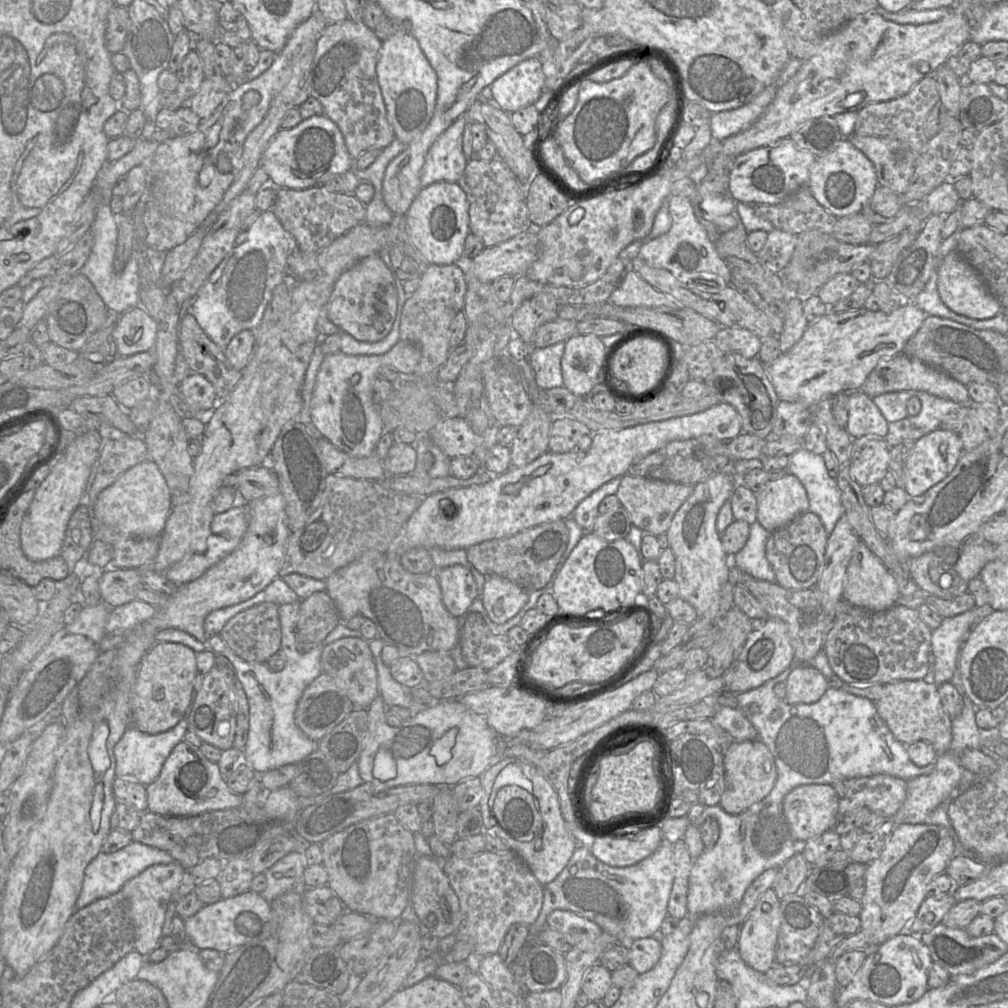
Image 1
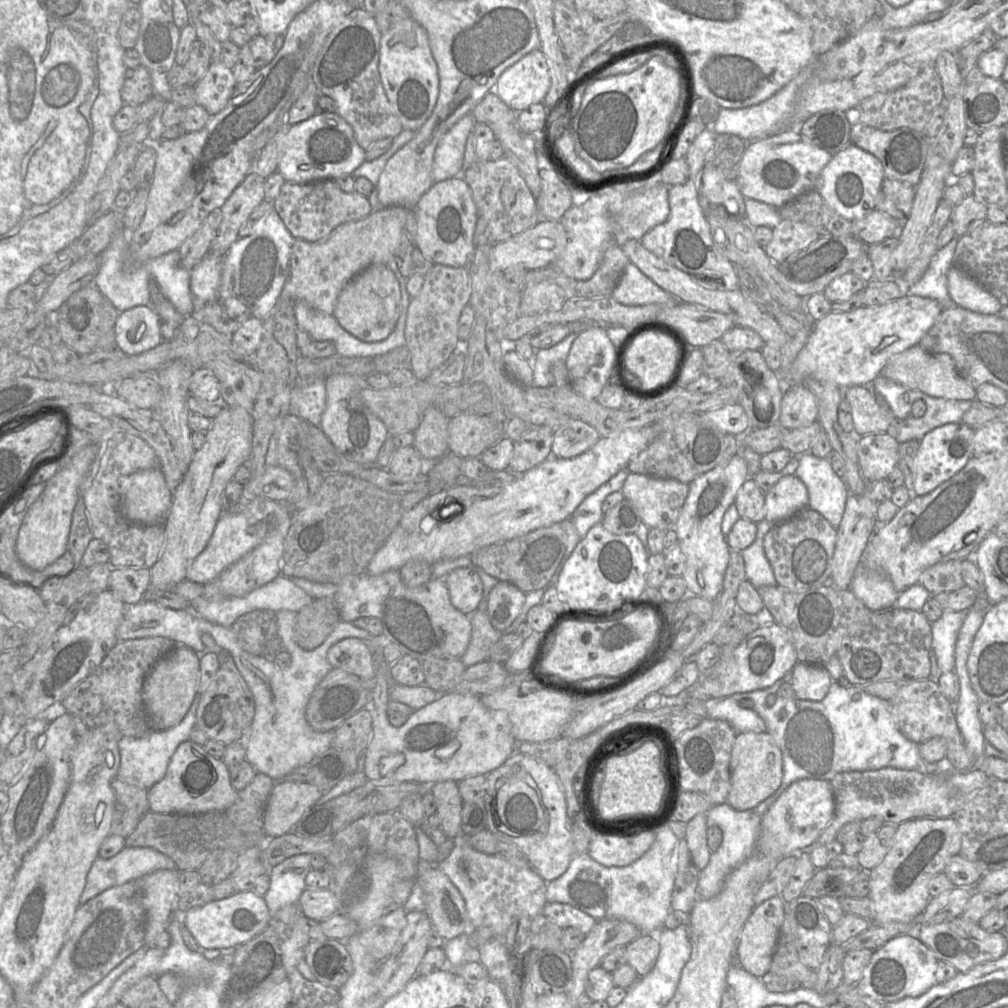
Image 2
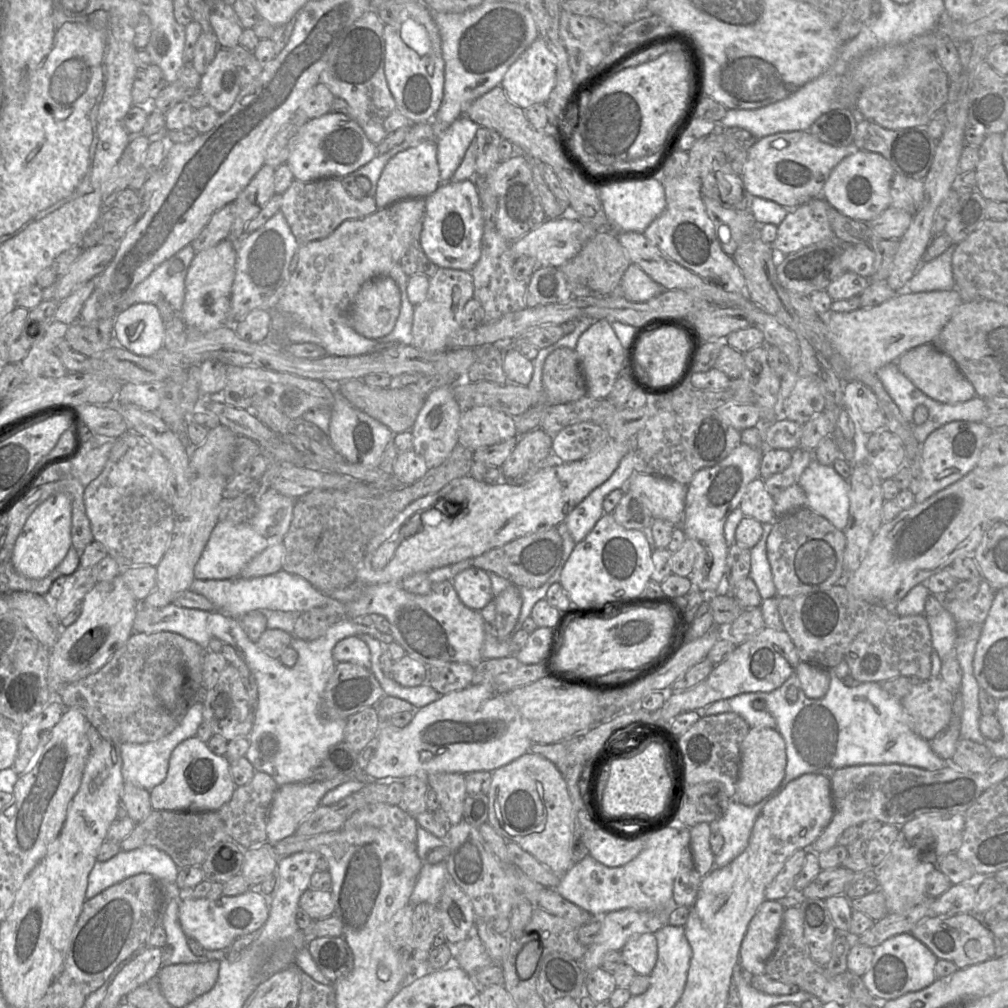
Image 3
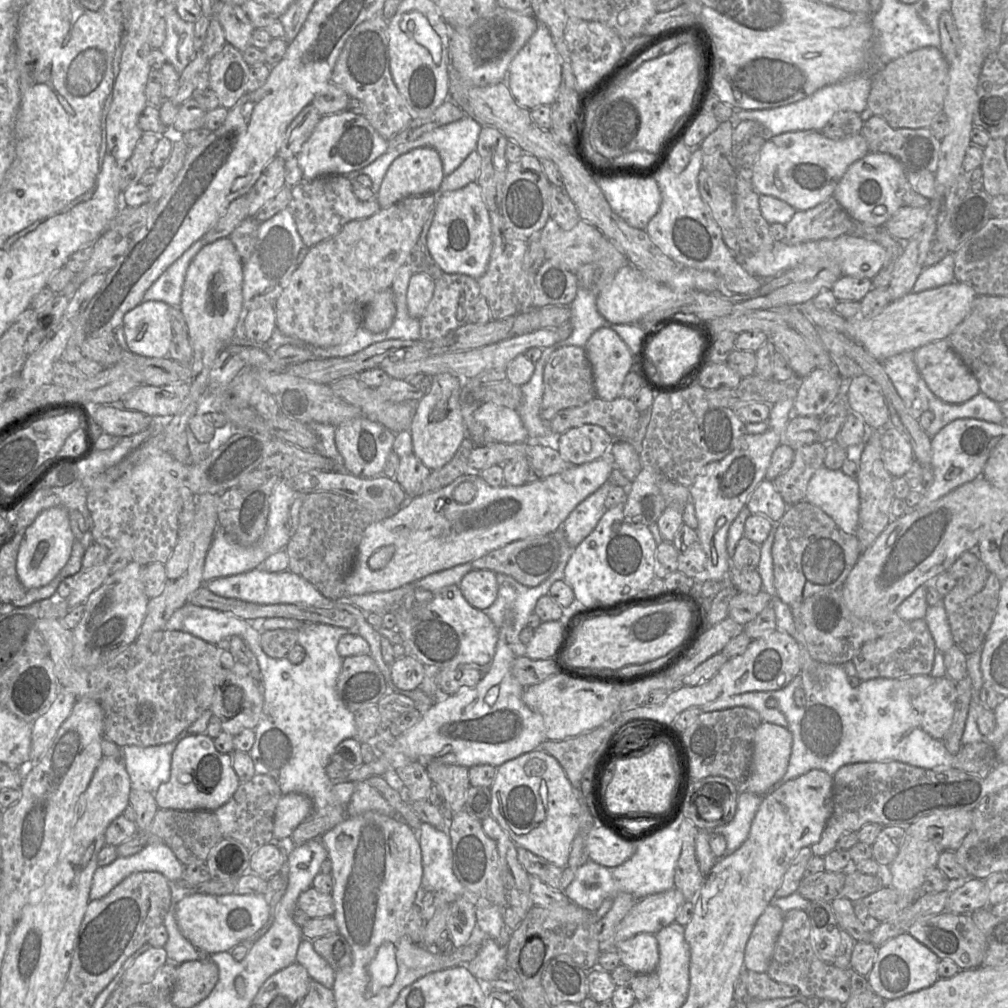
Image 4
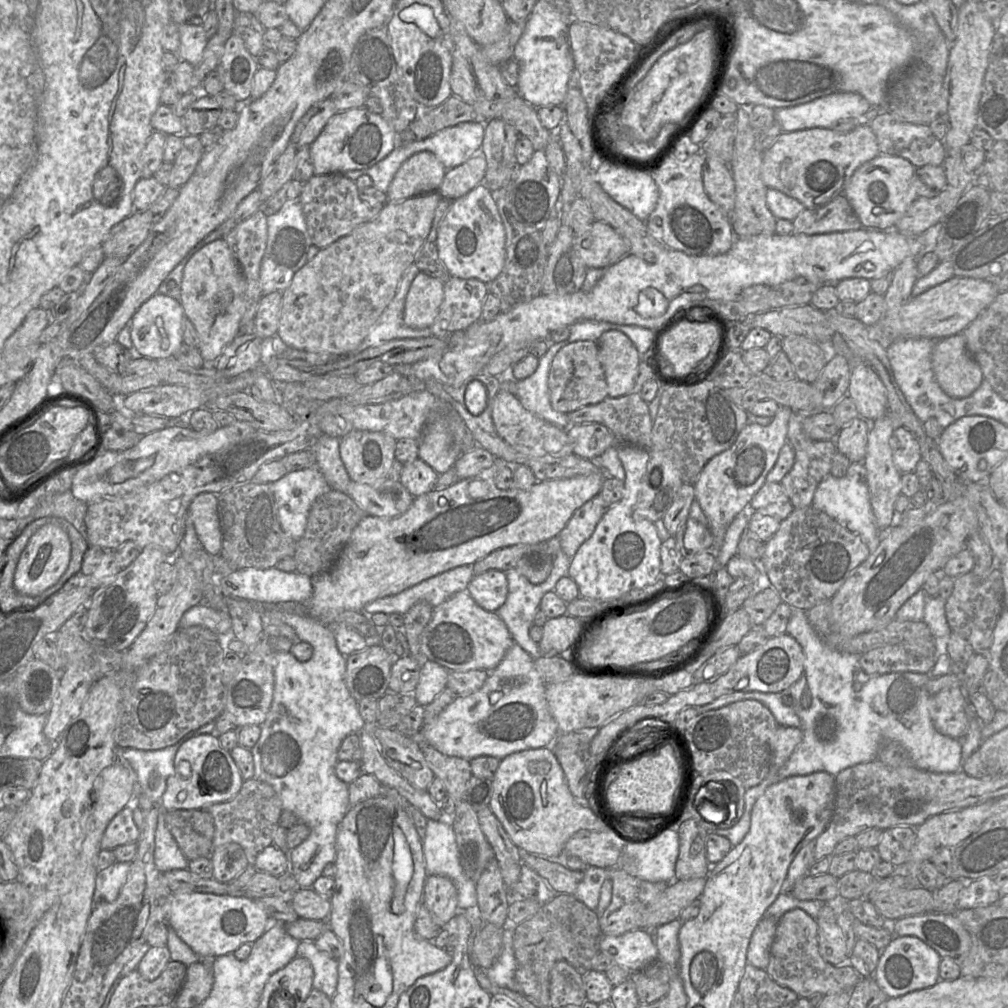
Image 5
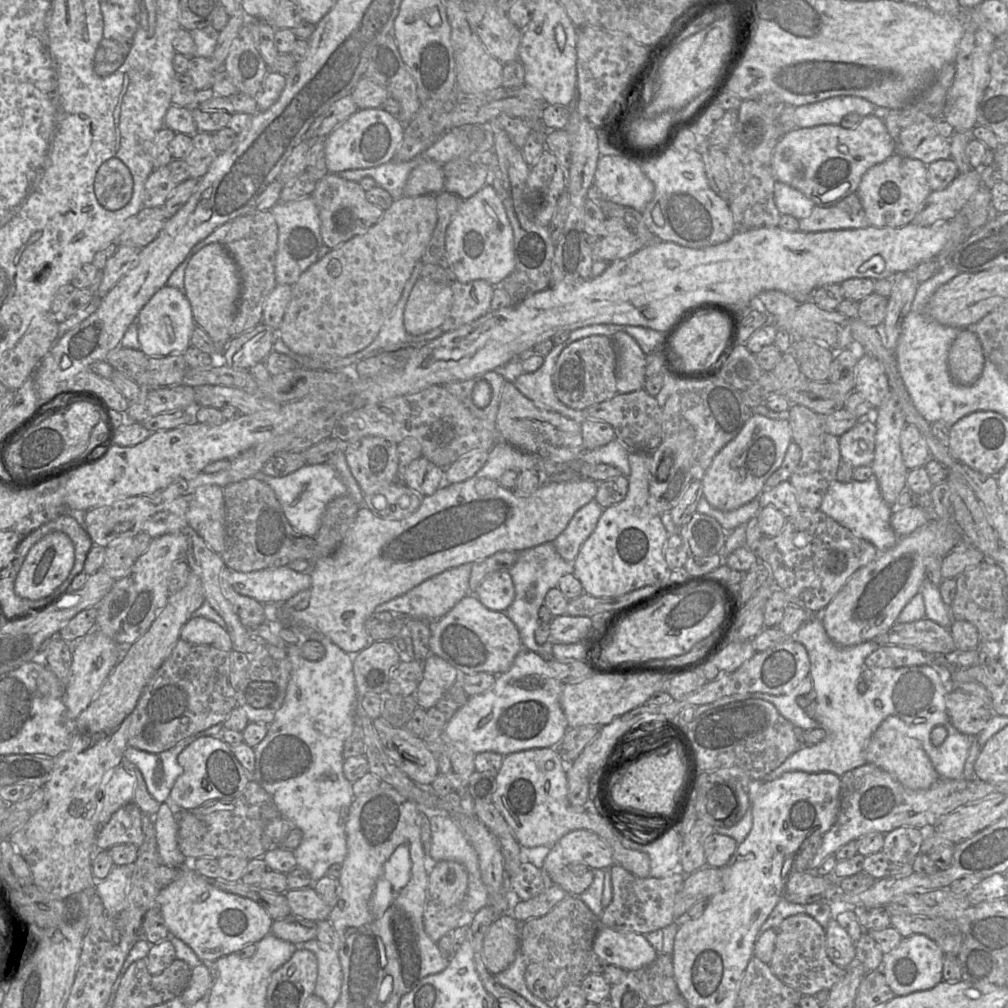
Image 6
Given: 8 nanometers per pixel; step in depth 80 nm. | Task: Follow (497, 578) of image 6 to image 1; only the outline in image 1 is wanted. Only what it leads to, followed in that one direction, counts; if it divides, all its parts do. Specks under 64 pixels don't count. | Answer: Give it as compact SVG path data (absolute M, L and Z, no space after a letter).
M454 565L435 570L442 601L448 612L455 618L466 613L478 595L477 585L470 569Z

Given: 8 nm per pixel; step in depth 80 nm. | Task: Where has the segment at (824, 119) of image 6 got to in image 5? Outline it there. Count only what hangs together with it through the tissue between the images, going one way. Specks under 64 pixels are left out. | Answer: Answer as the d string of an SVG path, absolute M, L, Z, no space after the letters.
M856 92L832 93L795 106L774 109L775 121L783 132L830 128L840 118L862 117L872 105Z

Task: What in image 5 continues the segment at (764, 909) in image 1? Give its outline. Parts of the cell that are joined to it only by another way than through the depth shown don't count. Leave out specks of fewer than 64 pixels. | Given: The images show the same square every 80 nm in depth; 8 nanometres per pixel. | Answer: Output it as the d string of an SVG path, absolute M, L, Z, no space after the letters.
M765 915L756 926L747 951L747 962L766 970L770 961L771 947L776 937L779 919Z

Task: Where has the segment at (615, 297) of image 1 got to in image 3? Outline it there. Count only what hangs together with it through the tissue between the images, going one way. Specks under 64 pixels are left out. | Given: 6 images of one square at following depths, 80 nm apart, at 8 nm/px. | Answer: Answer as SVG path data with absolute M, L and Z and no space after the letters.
M631 263L621 278L619 295L629 302L645 302L663 291L638 265Z

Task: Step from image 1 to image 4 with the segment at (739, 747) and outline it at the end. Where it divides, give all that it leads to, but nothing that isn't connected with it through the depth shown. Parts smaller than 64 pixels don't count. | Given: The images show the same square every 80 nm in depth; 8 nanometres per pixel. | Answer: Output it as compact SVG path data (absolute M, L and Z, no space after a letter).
M761 723L754 735L747 791L763 794L782 779L789 764L792 742L787 727Z

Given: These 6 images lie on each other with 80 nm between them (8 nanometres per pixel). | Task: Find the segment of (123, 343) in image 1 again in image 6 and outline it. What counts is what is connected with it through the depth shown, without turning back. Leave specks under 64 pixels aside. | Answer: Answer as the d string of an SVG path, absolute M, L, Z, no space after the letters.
M165 285L139 312L136 323L141 351L148 357L183 353L191 346L191 336L197 326L192 307L183 290Z

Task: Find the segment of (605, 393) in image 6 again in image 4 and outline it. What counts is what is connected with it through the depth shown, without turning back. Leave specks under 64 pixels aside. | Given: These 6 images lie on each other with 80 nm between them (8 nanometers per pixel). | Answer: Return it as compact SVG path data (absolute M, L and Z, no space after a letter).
M564 346L556 350L544 367L541 418L549 423L560 410L584 405L596 397L593 369L585 349L578 346Z

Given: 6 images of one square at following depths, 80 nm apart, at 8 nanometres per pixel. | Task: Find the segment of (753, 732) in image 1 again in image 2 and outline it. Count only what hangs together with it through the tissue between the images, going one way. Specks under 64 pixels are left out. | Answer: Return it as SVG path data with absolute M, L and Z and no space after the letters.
M749 693L705 701L707 717L728 722L737 733L766 732L763 719L754 710L741 707L740 701L744 698L749 698Z

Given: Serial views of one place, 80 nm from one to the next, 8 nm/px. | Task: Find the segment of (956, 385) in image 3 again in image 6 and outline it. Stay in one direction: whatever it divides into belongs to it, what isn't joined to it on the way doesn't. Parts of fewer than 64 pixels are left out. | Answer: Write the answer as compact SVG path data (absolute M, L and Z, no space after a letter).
M962 329L948 354L948 371L954 383L974 384L982 374L985 357L978 337L970 329Z

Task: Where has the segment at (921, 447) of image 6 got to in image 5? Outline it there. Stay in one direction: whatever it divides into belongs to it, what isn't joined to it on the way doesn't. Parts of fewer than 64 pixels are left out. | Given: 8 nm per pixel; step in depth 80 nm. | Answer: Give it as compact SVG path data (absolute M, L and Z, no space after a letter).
M900 426L894 429L889 445L896 468L902 474L914 472L921 460L920 446L916 437L904 426Z

